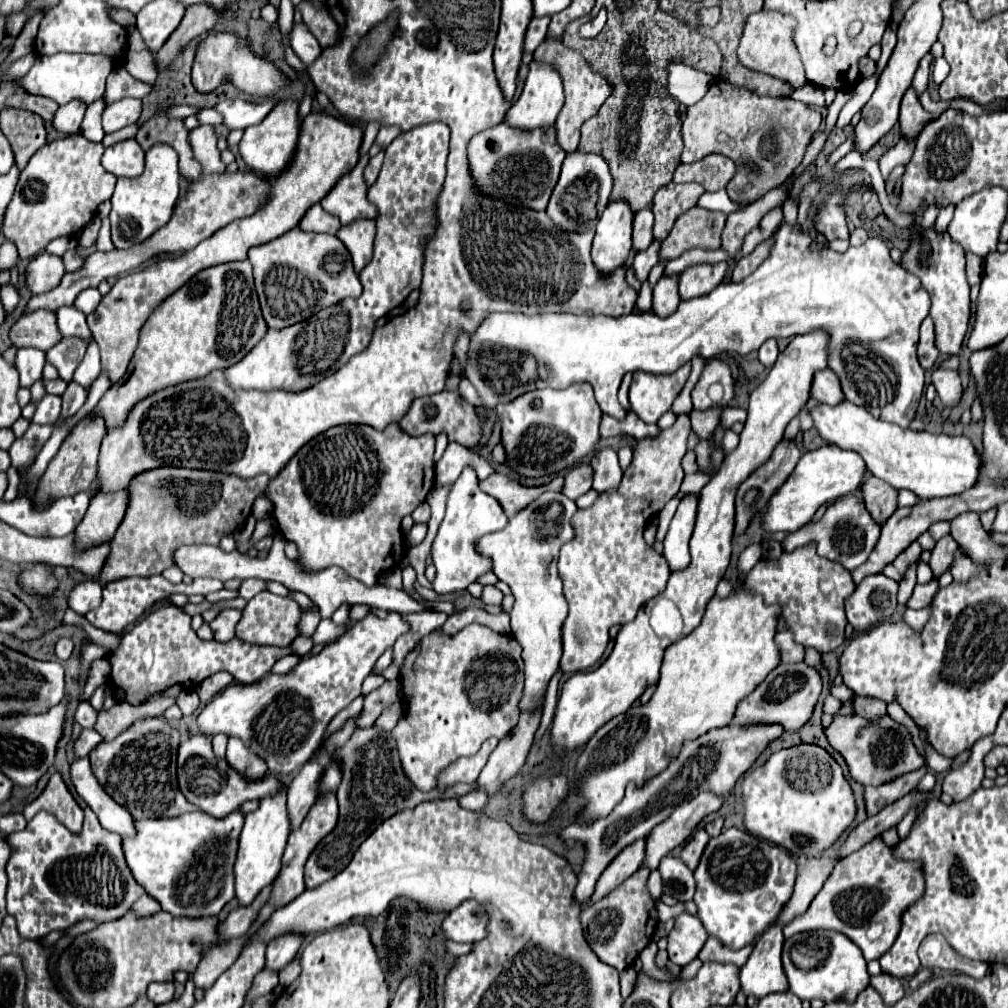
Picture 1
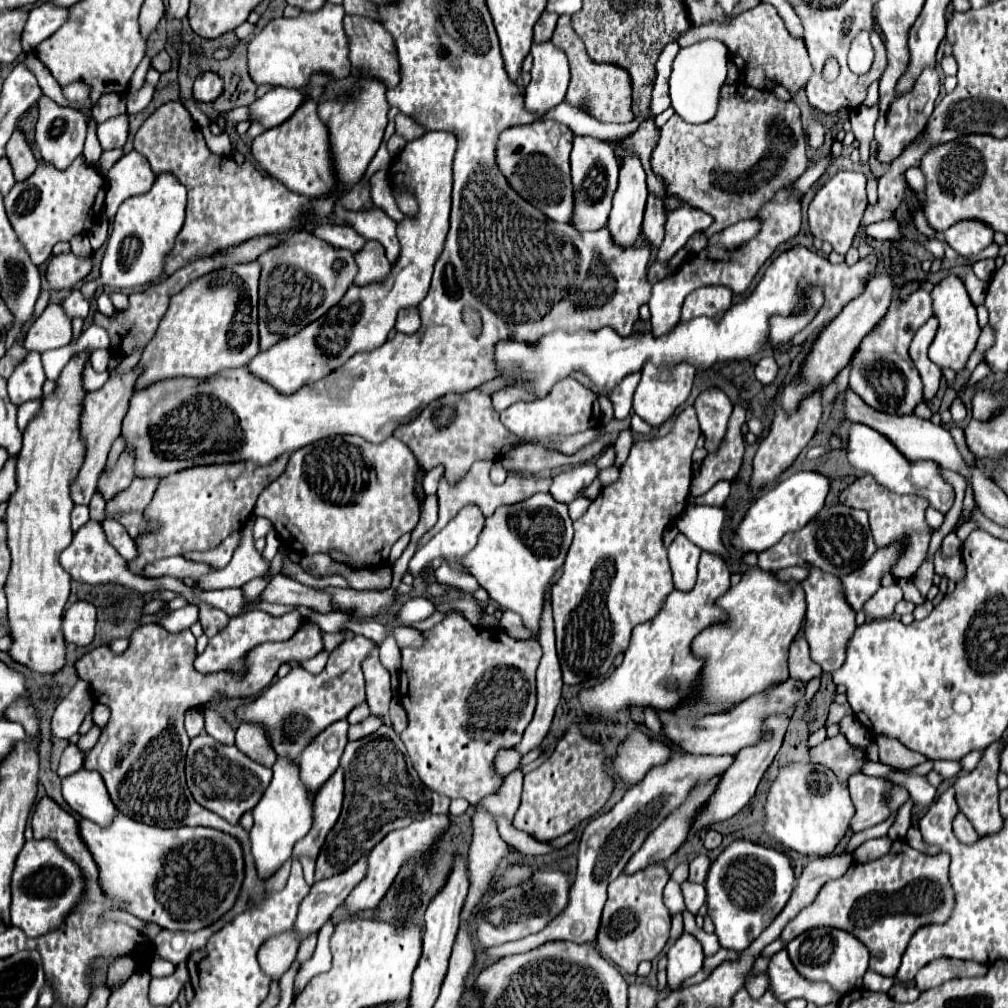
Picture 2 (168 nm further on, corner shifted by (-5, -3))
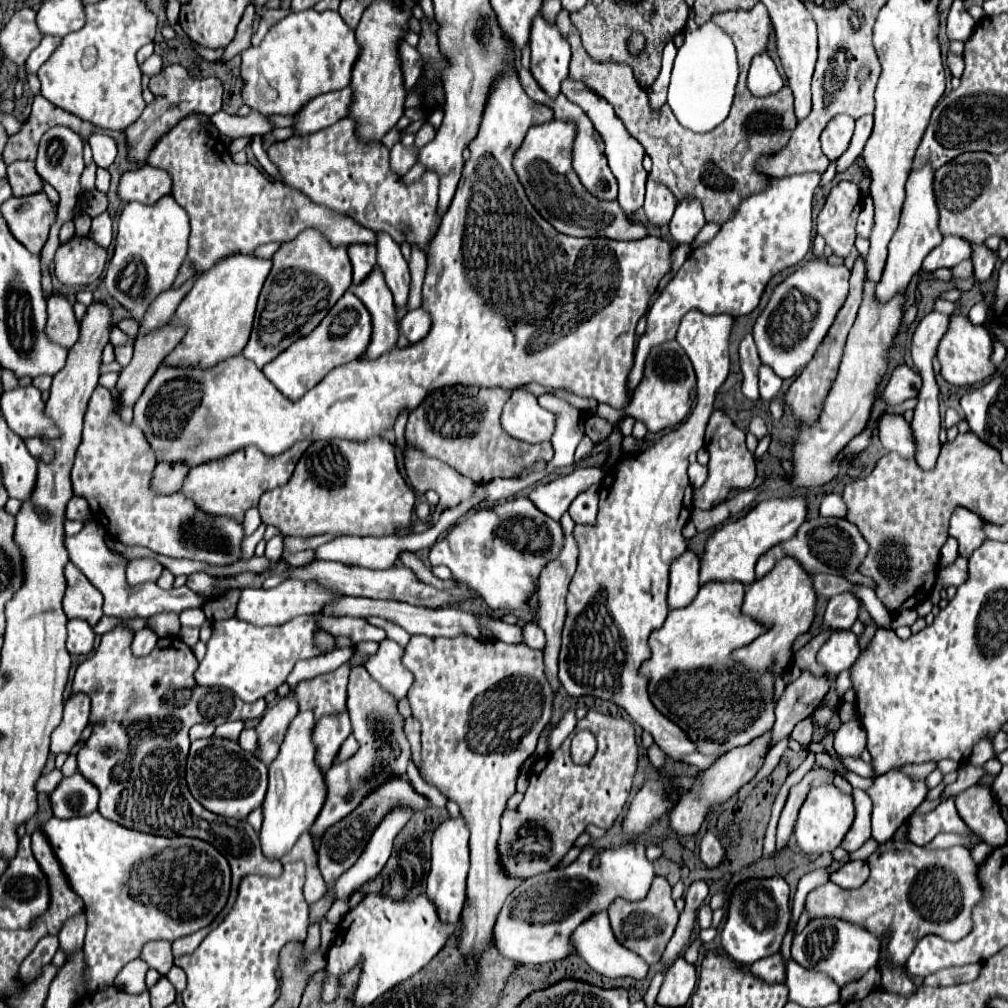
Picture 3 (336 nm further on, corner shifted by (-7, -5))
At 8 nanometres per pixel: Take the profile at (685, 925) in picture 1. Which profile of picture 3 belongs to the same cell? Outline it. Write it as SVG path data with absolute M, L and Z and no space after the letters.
M683 956L675 958L673 966L665 970L665 980L657 996L657 1004L663 1006L683 1006L689 1002L697 982L695 964L687 962Z

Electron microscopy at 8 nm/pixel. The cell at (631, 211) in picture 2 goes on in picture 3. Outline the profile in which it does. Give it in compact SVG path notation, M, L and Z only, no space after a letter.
M567 78L561 84L561 92L577 106L581 106L585 110L585 114L591 118L593 126L597 128L597 132L601 134L603 142L605 142L605 154L609 160L609 168L613 170L617 182L619 182L619 206L623 208L623 212L631 218L641 206L643 206L643 196L645 196L645 184L647 184L647 172L643 168L643 144L633 138L627 128L623 126L623 122L617 118L617 114L613 112L613 108L609 106L609 102L605 102L601 96L597 96L593 90L589 90L583 82L575 82L571 78Z

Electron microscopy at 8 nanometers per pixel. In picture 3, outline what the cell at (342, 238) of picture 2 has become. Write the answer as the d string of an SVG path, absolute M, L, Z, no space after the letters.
M351 244L347 246L349 258L353 262L353 282L361 282L375 266L375 244Z

